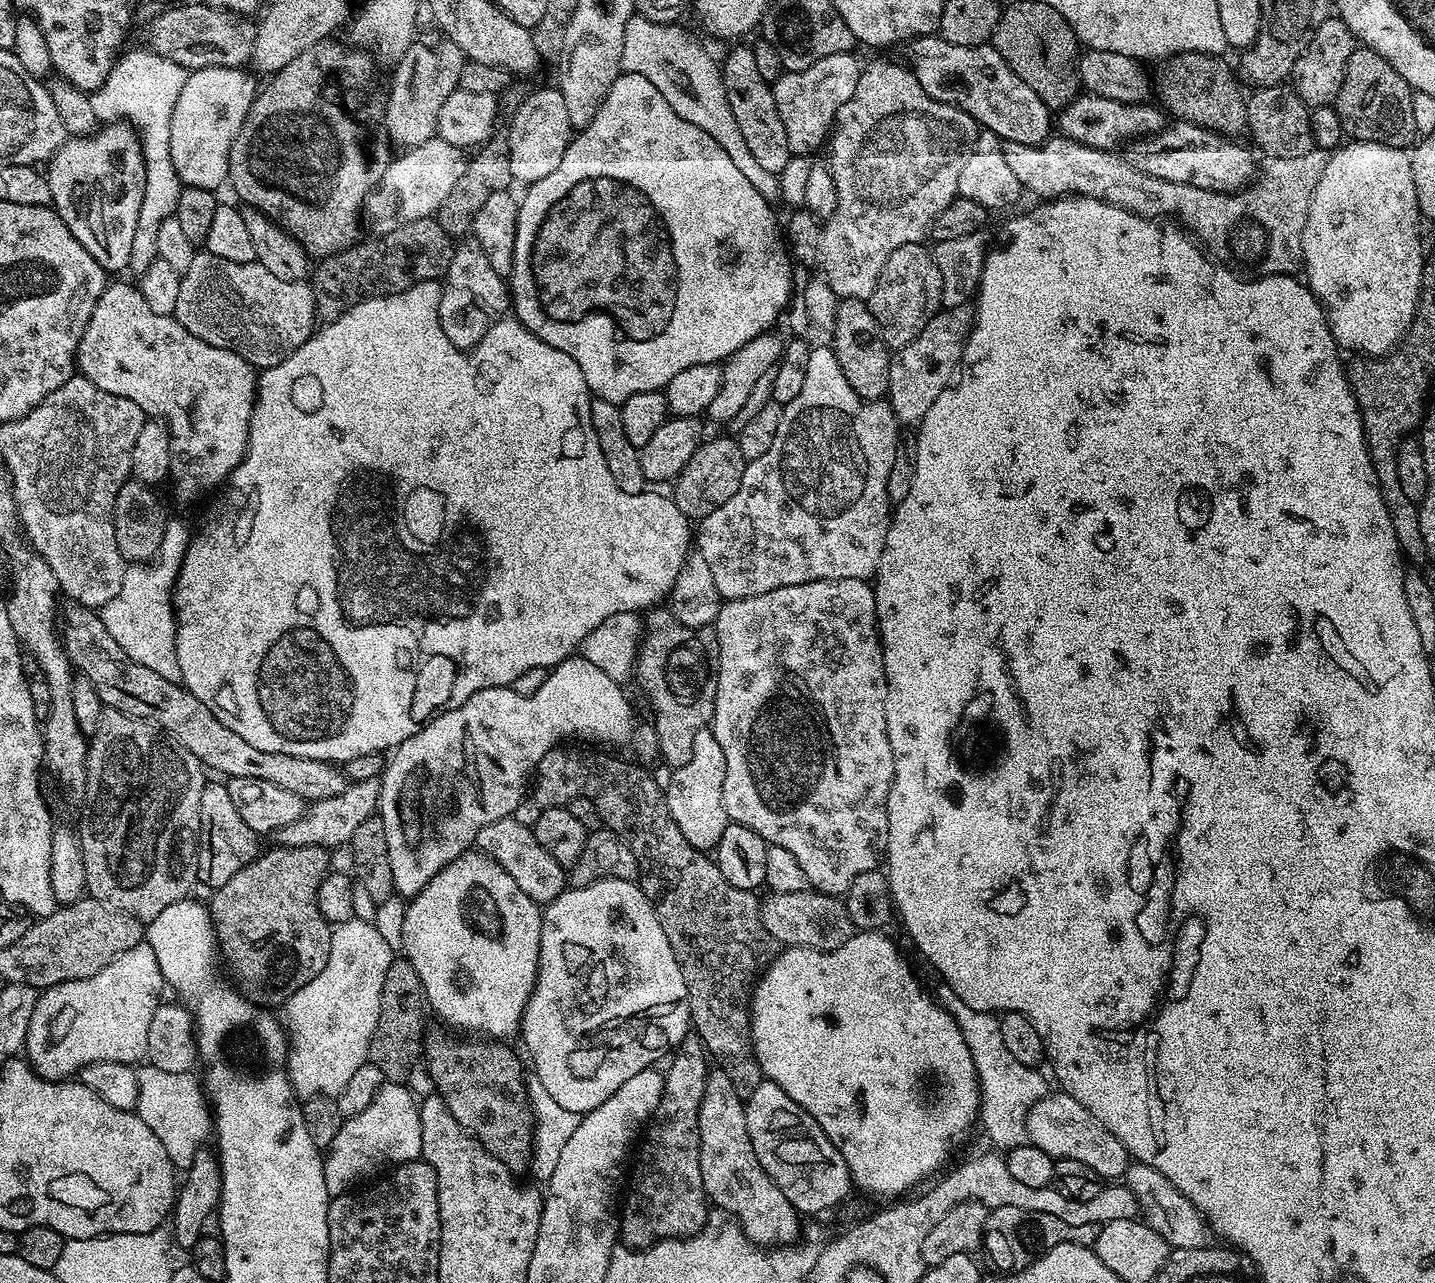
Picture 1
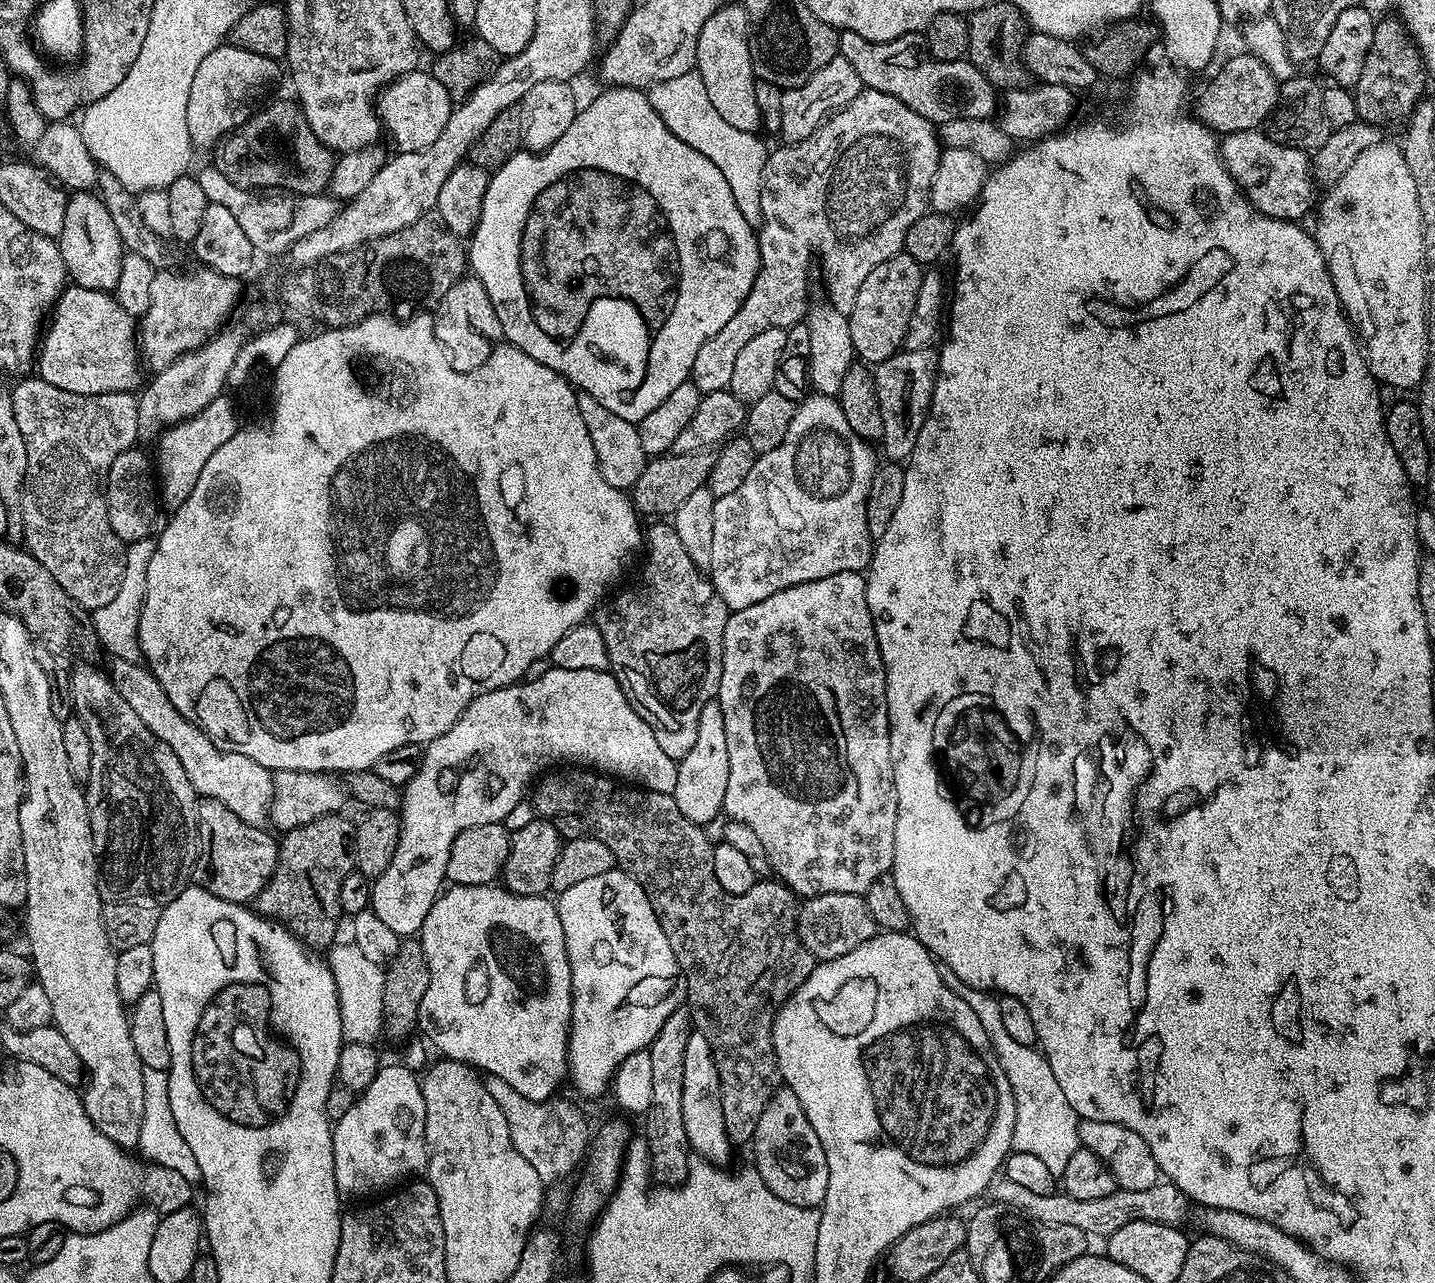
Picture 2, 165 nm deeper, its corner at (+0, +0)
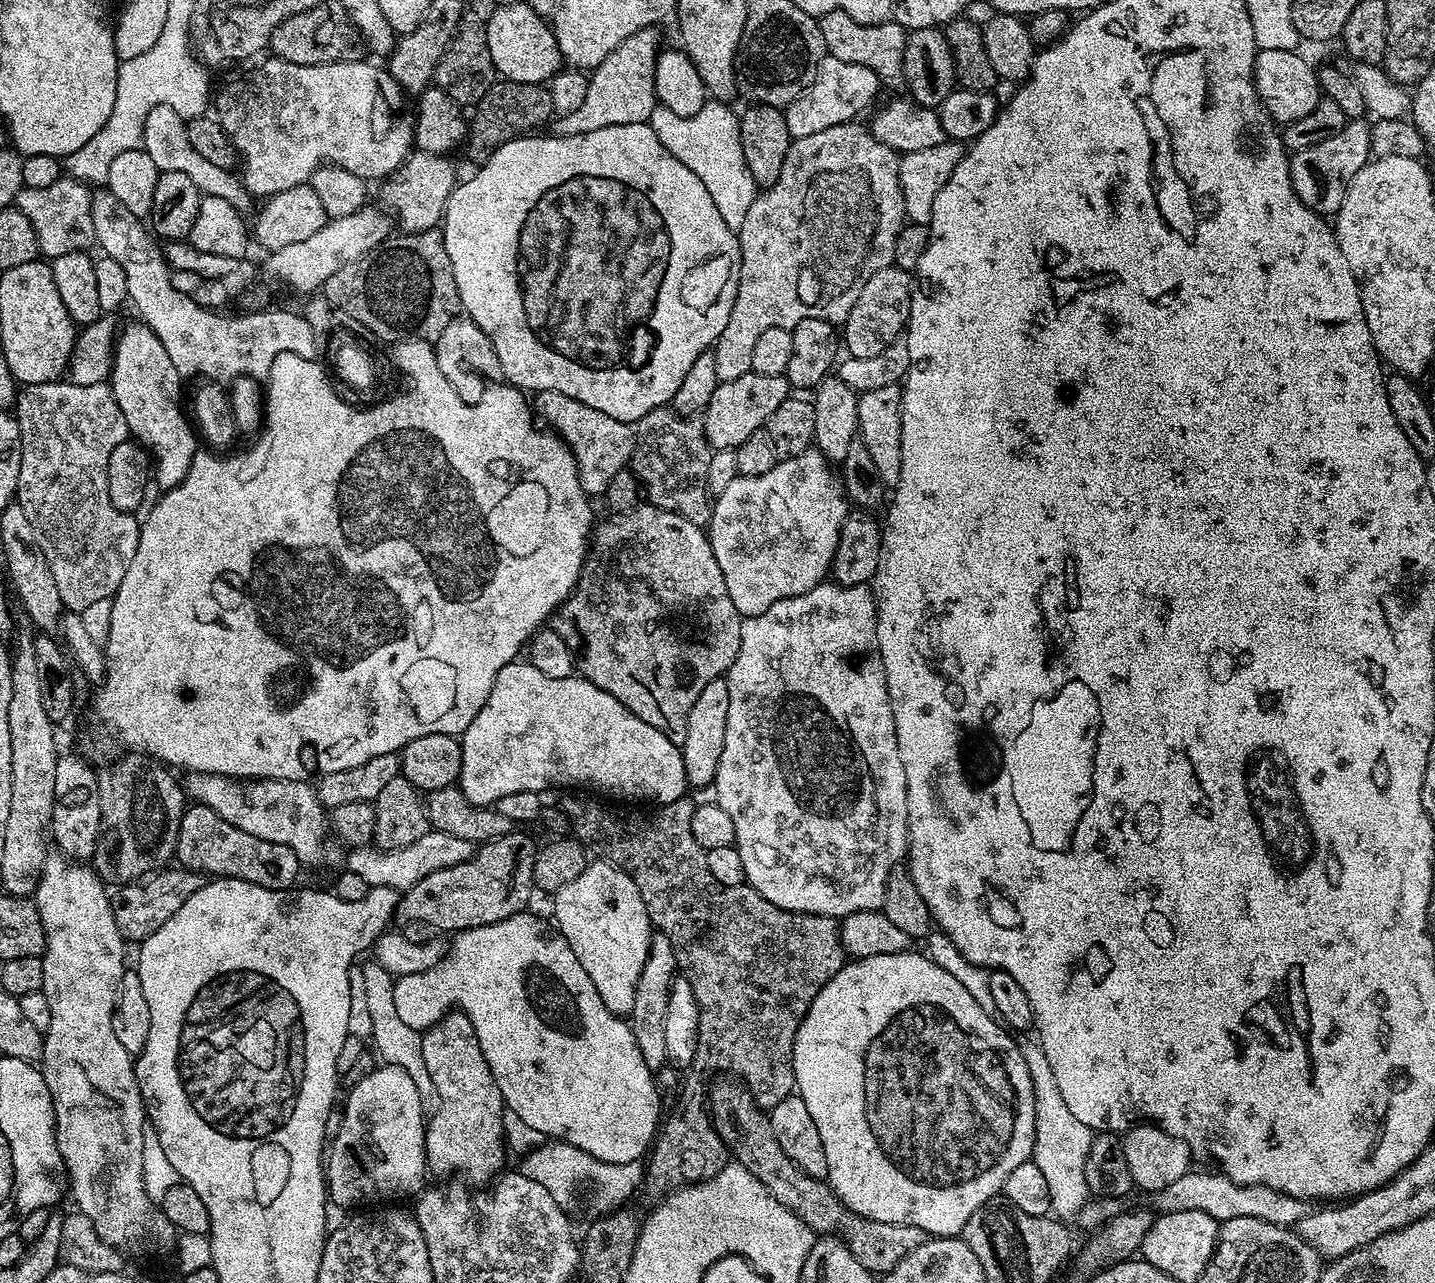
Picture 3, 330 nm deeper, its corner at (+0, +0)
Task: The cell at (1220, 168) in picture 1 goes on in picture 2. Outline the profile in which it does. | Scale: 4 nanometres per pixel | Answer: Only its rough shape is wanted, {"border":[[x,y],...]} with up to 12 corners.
{"border":[[1260,130],[1219,141],[1259,215],[1300,222],[1318,200],[1305,149]]}

